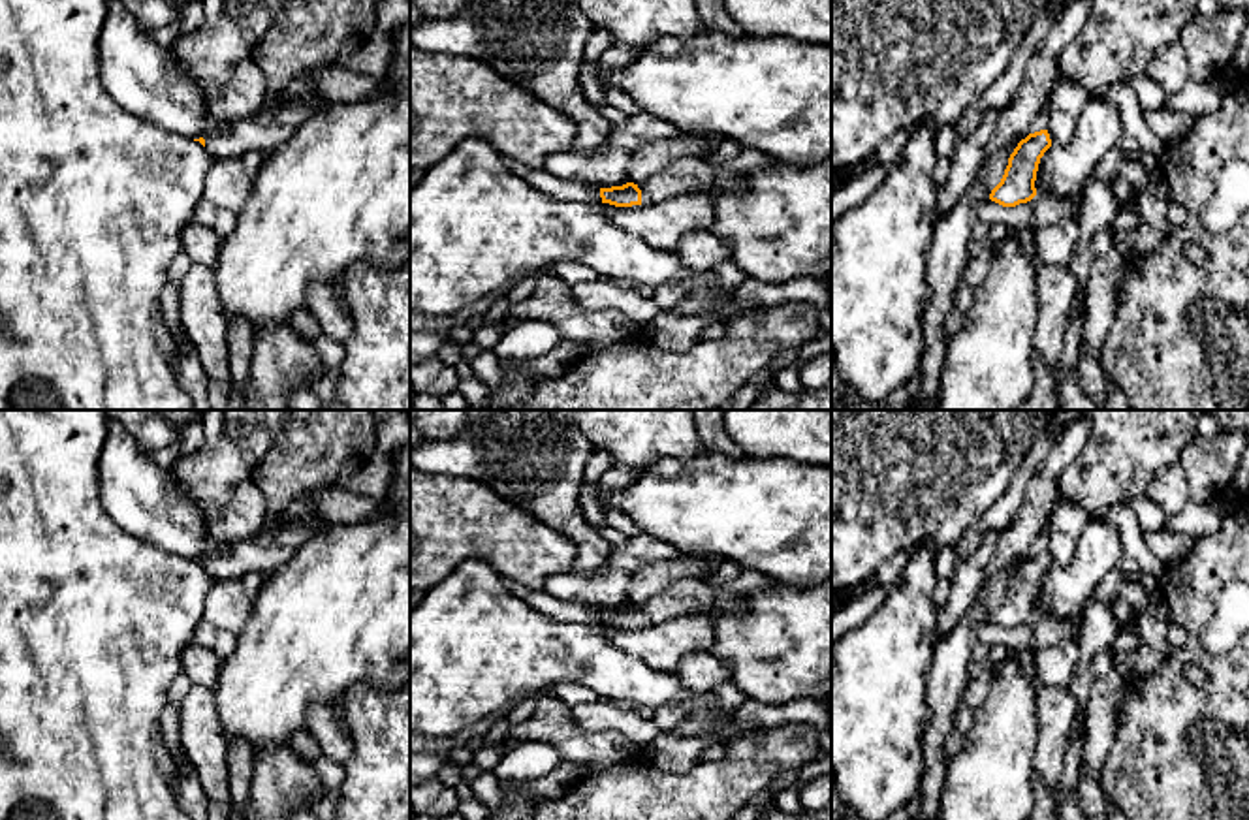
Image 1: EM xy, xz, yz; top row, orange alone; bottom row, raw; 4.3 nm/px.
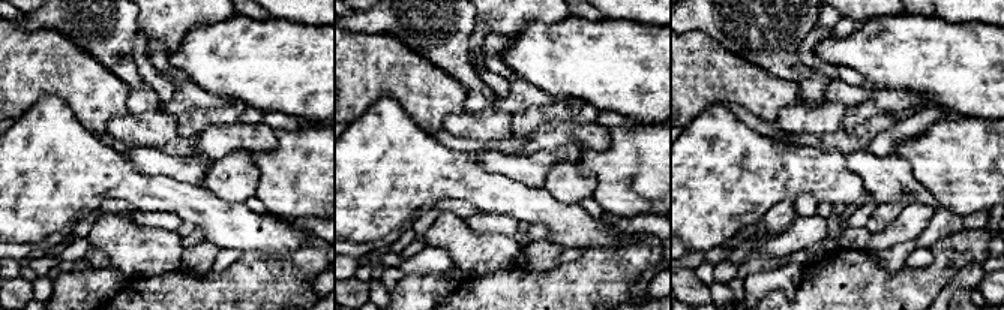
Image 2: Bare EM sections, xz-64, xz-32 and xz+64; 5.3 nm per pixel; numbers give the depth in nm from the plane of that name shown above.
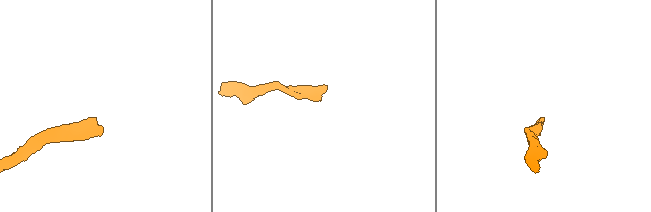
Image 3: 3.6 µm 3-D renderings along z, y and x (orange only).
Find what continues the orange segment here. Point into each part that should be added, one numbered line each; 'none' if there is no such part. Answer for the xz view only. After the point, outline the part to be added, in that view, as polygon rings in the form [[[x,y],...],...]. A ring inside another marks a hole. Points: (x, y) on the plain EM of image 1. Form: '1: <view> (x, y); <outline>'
1: xz (681, 599); [[[677,579],[640,604],[638,609],[641,611],[641,626],[653,626],[690,615],[741,615],[747,611],[747,598],[717,591],[705,579]]]

